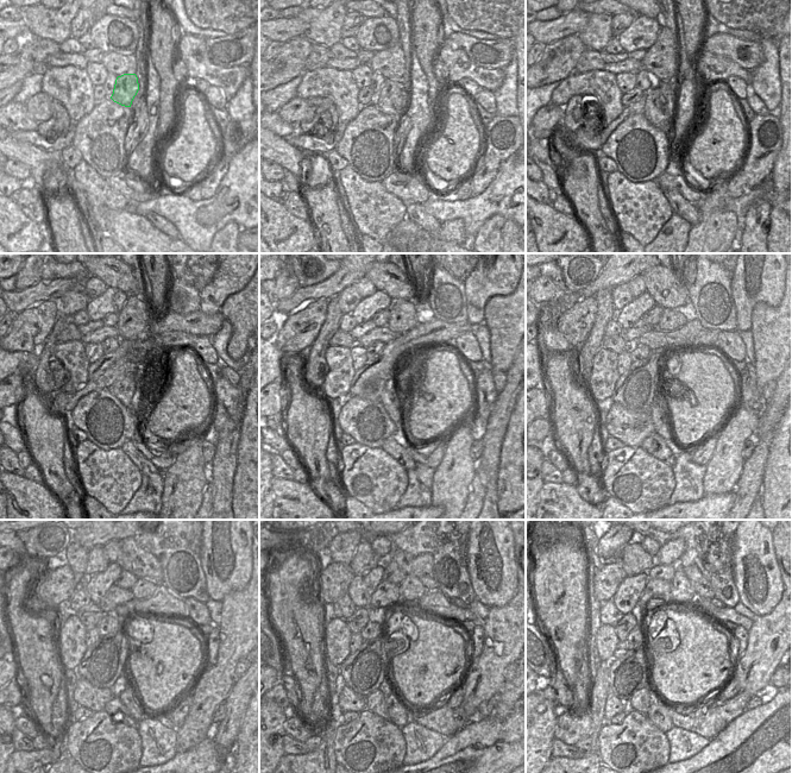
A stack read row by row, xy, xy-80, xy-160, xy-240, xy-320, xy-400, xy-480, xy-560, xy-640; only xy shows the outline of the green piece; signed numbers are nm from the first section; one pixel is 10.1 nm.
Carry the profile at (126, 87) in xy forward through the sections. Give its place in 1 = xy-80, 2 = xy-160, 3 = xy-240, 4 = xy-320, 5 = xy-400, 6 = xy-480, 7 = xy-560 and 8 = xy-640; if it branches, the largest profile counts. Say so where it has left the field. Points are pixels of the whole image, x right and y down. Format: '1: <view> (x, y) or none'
1: xy-80 (391, 100)
2: xy-160 (659, 108)
3: xy-240 (124, 385)
4: xy-320 (390, 398)
5: xy-400 (659, 418)
6: xy-480 (129, 697)
7: xy-560 (398, 712)
8: xy-640 (658, 714)

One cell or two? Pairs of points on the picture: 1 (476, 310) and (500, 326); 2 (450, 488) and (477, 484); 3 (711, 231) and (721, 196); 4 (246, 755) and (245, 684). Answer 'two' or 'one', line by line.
1: two
2: two
3: one
4: two

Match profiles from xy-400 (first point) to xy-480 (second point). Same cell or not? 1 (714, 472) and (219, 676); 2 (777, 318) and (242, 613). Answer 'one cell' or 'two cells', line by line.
1: one cell
2: one cell

